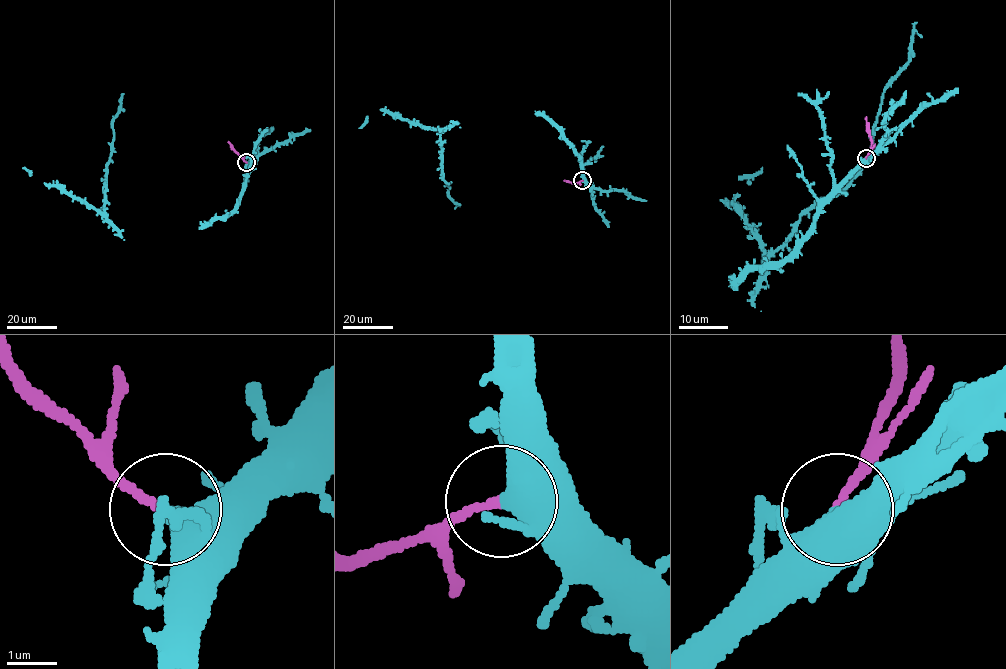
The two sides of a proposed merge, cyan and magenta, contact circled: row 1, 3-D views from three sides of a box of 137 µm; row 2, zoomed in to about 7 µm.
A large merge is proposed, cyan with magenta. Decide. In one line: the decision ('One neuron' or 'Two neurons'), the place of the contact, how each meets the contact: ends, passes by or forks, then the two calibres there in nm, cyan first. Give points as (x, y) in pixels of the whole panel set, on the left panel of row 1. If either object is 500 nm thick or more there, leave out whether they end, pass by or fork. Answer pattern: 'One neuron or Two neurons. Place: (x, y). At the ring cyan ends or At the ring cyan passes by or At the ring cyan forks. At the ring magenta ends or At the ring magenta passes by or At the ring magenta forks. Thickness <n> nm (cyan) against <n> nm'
Two neurons. Place: (246, 162). Thickness 550 nm (cyan) against 170 nm

